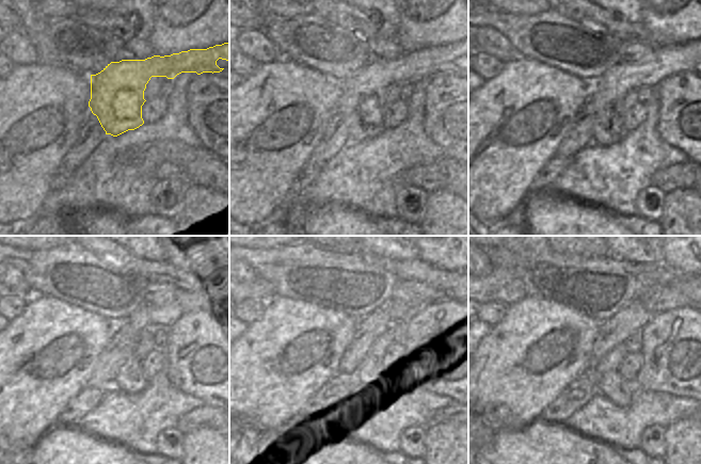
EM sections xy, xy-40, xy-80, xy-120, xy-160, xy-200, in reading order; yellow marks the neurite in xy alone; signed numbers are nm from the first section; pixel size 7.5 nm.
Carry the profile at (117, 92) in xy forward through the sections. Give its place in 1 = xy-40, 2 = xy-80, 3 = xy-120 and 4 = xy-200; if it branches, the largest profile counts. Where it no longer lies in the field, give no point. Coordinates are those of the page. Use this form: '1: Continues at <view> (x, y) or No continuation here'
1: Continues at xy-40 (362, 101)
2: Continues at xy-80 (607, 129)
3: Continues at xy-120 (191, 299)
4: Continues at xy-200 (611, 385)

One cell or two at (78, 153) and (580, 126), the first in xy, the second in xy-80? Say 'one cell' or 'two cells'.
one cell

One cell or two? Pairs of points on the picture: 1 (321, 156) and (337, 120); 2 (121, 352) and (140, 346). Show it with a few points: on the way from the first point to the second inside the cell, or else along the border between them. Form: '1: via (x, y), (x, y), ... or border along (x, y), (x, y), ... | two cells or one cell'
1: via (328, 147), (335, 138), (335, 128) | one cell
2: border along (136, 341), (132, 351) | two cells

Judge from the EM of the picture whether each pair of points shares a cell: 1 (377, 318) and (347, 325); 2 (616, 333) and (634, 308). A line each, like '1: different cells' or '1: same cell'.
1: different cells
2: same cell

